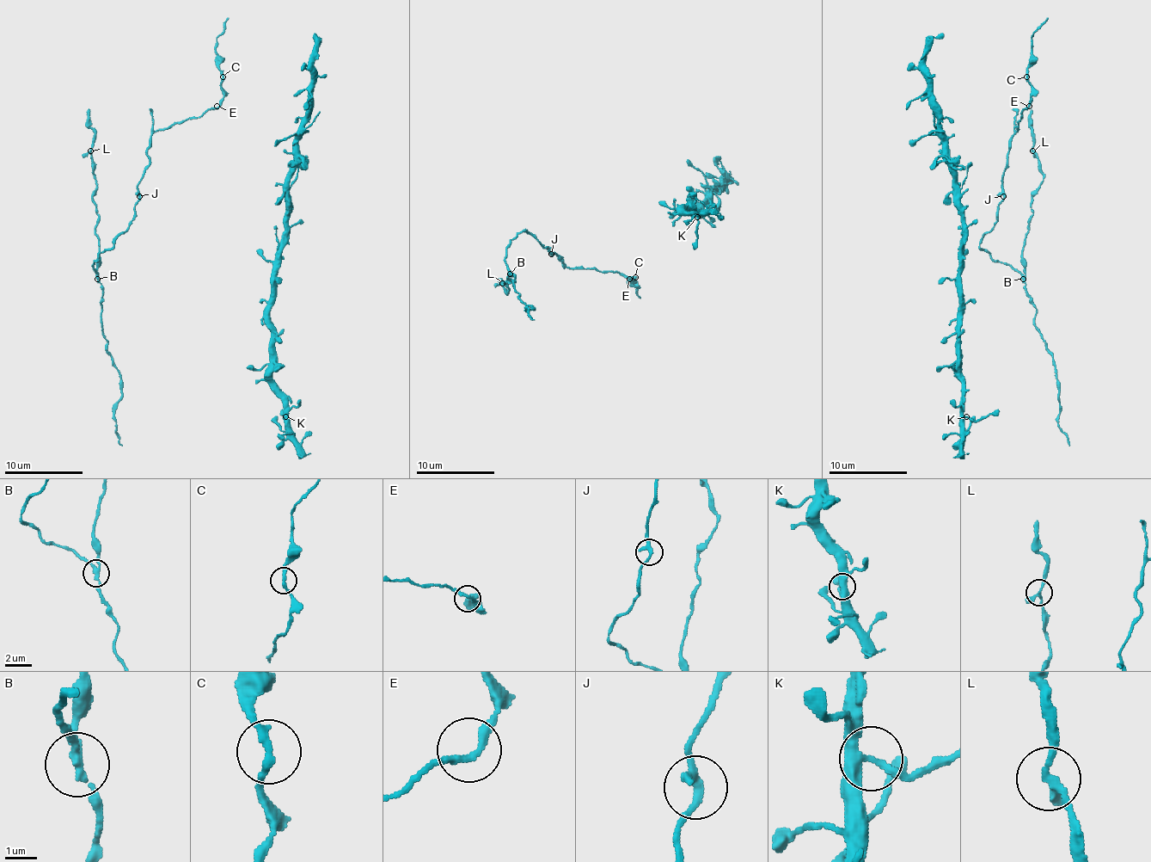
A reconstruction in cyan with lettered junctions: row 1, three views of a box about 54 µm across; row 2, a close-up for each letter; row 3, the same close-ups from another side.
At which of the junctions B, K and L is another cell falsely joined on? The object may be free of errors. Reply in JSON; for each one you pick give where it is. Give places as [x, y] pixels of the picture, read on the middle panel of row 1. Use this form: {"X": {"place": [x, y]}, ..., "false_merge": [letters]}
{"B": {"place": [510, 273]}, "false_merge": ["B"]}

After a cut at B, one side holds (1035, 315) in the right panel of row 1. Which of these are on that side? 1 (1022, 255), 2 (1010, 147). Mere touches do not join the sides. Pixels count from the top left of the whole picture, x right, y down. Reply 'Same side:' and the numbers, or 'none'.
Same side: 1

